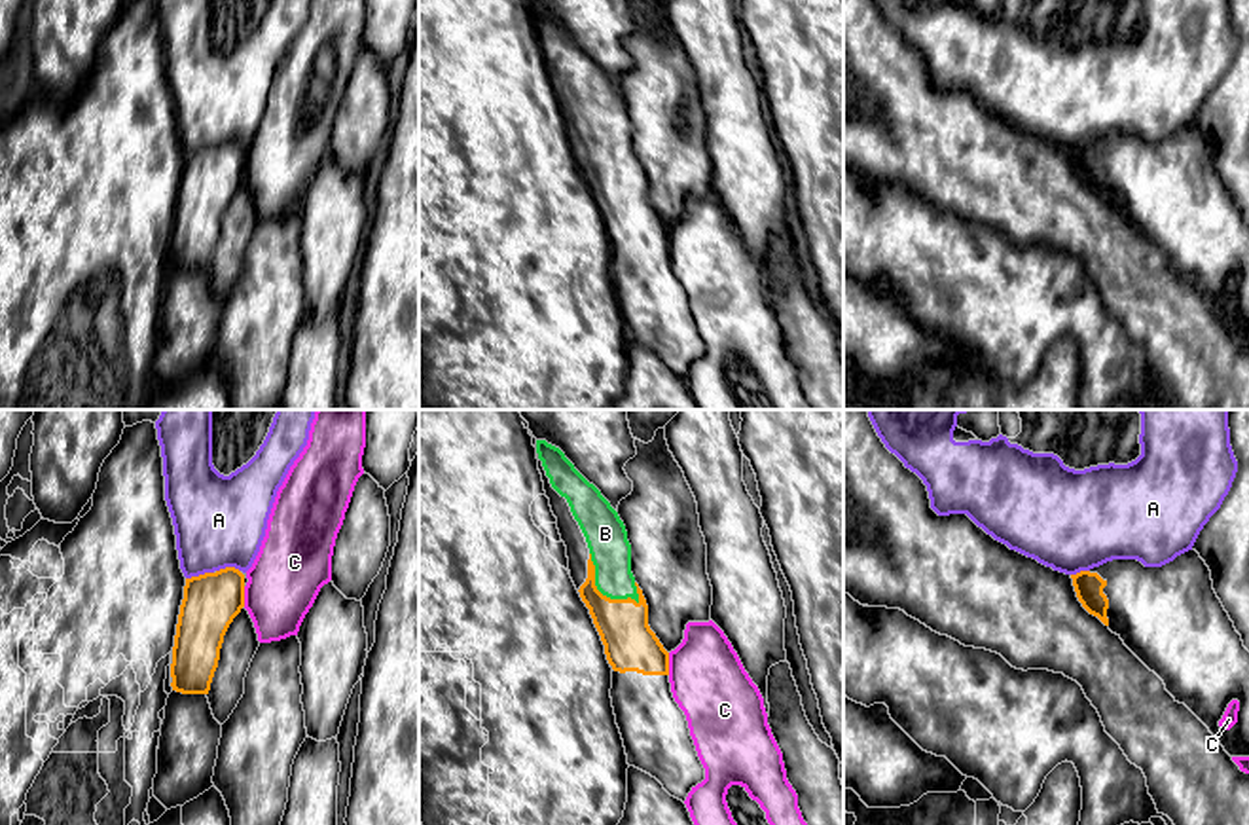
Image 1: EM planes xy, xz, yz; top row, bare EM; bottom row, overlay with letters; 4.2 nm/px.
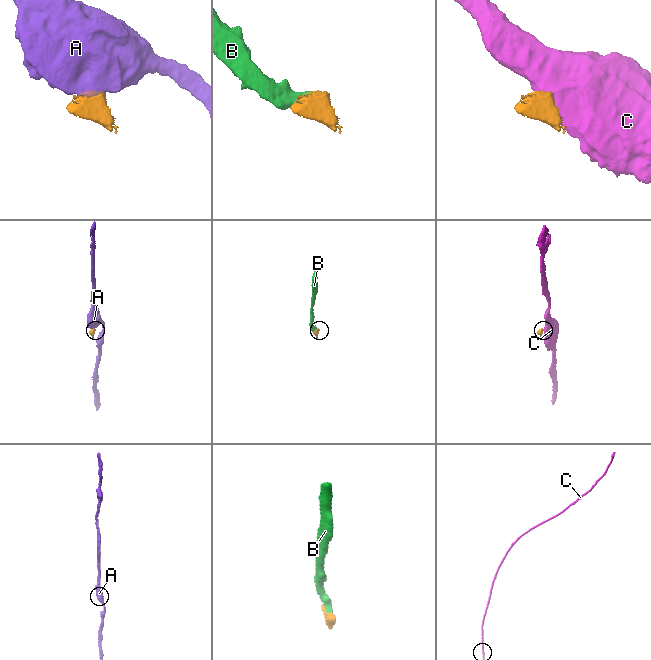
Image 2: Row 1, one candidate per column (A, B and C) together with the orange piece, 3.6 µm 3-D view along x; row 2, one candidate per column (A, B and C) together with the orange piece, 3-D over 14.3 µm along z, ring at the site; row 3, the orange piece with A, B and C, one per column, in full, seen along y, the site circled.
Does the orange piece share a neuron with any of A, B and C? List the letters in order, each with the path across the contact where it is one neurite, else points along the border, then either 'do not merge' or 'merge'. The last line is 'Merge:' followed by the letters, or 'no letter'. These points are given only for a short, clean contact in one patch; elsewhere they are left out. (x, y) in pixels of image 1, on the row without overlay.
A: along xy (213, 146), (186, 154) | do not merge
B: merge
C: do not merge
Merge: B

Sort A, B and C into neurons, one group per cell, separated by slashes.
A / B / C

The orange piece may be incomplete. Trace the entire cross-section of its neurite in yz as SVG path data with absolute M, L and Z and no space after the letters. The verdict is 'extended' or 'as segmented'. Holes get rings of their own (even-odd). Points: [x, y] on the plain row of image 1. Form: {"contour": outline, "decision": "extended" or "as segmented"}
{"contour": "M1188 125L1162 142L1145 142L1137 135L1113 135L1090 146L1071 150L1071 154L1082 182L1090 190L1097 192L1113 209L1116 209L1124 220L1164 256L1166 266L1175 273L1175 277L1185 279L1209 303L1209 307L1221 317L1230 332L1249 332L1249 226L1243 222L1241 211L1236 207L1234 197L1217 173L1213 165L1211 146L1200 129L1196 125ZM1232 275L1240 277L1238 298L1230 305L1222 305L1219 302L1219 296L1222 294Z", "decision": "extended"}

